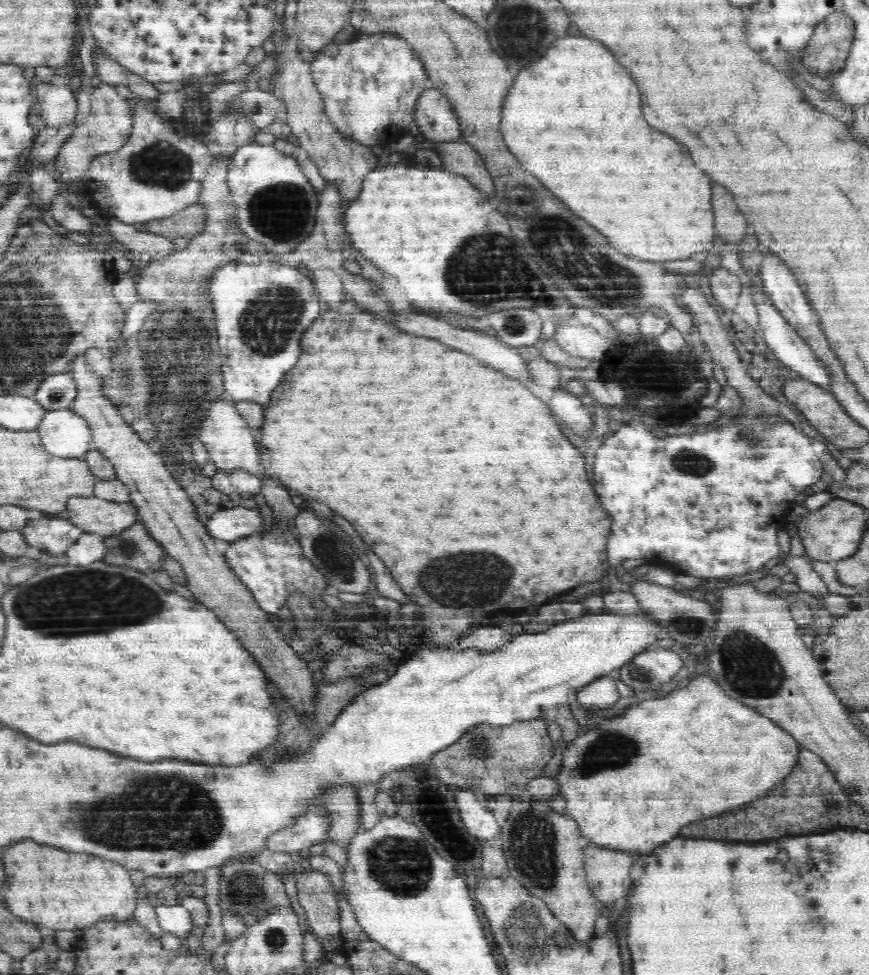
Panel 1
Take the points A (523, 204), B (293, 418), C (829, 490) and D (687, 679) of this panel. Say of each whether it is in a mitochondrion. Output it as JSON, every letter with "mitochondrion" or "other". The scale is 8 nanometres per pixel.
{"A":"mitochondrion","B":"other","C":"other","D":"other"}

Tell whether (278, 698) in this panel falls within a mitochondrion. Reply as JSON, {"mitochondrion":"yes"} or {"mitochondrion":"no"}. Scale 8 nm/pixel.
{"mitochondrion":"no"}

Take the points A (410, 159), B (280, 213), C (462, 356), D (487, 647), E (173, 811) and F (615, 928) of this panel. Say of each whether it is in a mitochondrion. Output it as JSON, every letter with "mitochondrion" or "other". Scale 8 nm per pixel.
{"A":"other","B":"mitochondrion","C":"other","D":"other","E":"mitochondrion","F":"other"}

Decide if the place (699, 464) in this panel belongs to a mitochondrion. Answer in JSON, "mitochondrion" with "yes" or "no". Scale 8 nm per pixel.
{"mitochondrion":"yes"}

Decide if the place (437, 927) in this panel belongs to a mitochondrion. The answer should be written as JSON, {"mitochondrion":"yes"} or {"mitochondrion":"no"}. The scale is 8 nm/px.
{"mitochondrion":"no"}

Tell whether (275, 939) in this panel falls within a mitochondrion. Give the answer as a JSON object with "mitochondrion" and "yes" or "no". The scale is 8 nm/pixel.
{"mitochondrion":"yes"}

